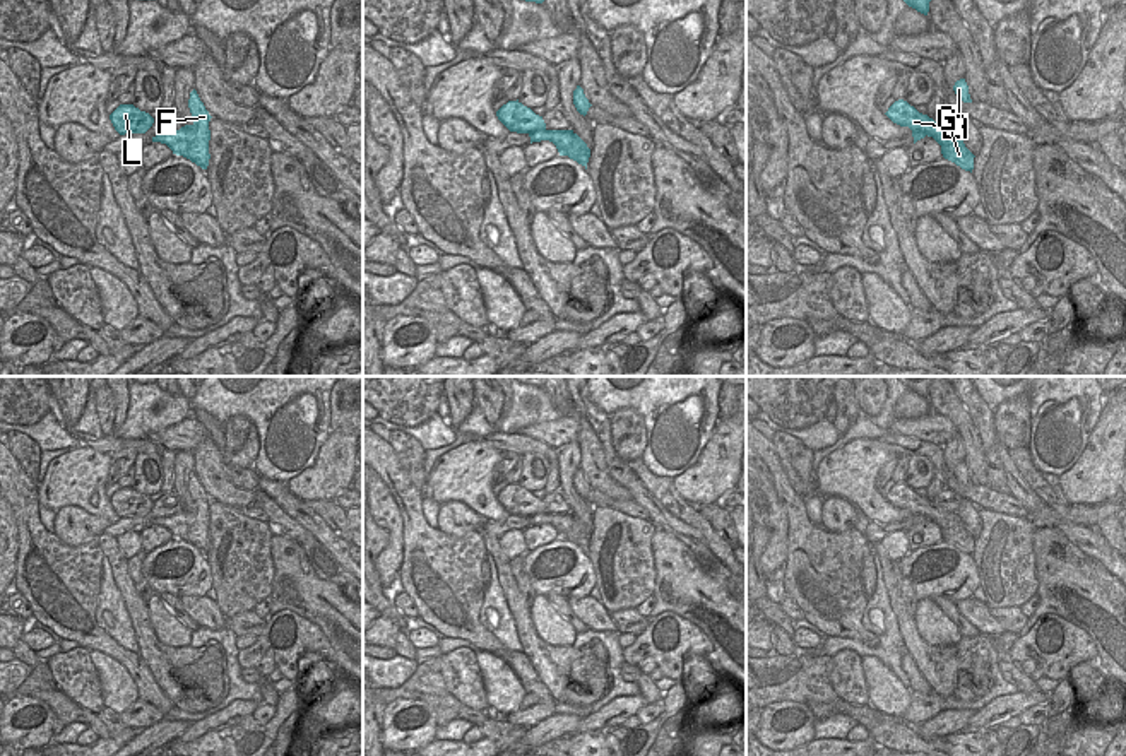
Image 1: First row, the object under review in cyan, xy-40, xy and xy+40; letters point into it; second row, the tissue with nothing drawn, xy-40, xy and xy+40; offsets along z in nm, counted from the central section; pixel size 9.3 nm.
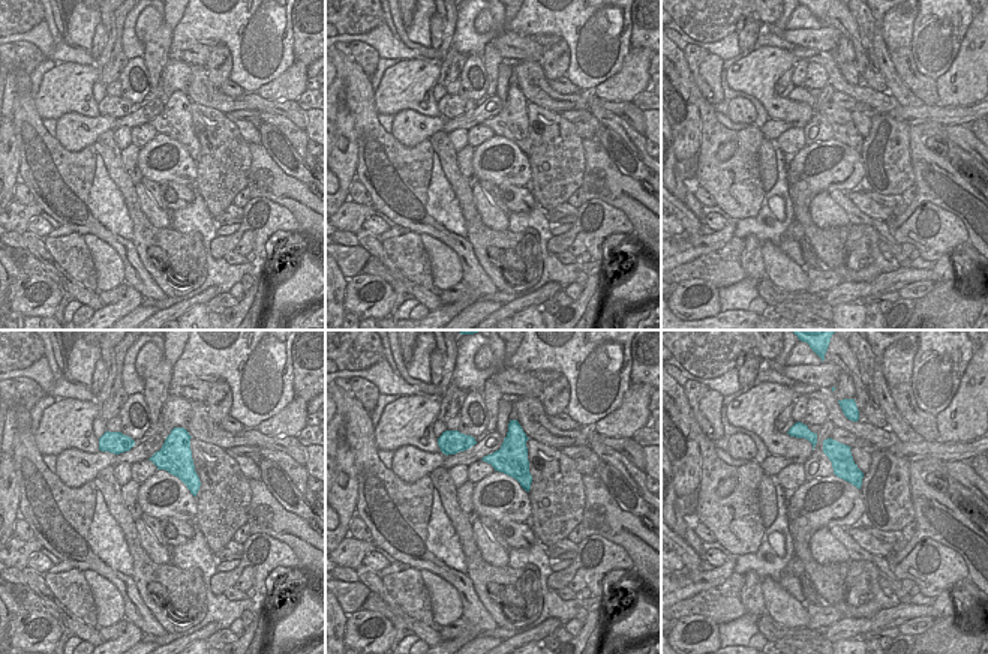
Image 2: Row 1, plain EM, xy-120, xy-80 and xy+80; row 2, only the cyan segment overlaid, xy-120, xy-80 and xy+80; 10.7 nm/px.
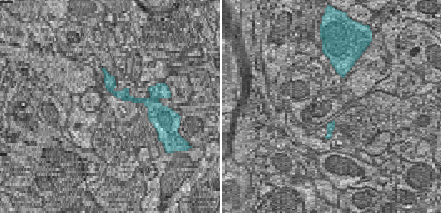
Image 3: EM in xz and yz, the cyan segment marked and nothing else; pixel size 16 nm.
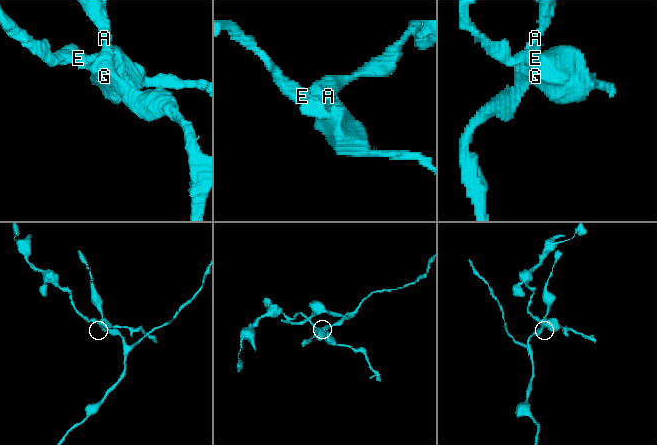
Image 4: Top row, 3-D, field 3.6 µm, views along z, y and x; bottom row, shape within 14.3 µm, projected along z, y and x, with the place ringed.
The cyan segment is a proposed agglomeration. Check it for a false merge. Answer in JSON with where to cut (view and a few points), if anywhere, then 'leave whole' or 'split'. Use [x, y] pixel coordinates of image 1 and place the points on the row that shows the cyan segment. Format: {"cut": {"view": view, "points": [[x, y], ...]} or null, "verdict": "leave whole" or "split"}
{"cut": {"view": "xy", "points": [[545, 129], [529, 134]]}, "verdict": "split"}

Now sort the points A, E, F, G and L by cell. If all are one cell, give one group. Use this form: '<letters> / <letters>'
A F / E G L

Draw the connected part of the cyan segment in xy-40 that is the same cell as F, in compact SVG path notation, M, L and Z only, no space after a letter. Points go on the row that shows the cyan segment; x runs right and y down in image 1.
M195 89L190 92L188 108L193 116L192 125L185 125L180 130L169 133L156 135L152 137L152 142L166 144L173 151L173 154L183 156L195 162L197 166L200 166L202 169L207 169L210 159L209 121L212 116L205 109Z

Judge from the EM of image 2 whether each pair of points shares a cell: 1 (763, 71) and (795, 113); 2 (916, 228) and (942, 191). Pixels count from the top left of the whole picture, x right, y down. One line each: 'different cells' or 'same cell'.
1: same cell
2: different cells

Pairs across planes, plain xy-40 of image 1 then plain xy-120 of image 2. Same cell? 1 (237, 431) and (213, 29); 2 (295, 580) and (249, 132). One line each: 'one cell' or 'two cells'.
1: two cells
2: two cells

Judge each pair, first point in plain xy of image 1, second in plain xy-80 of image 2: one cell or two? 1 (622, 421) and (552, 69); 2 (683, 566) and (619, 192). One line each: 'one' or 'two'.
1: one
2: one

